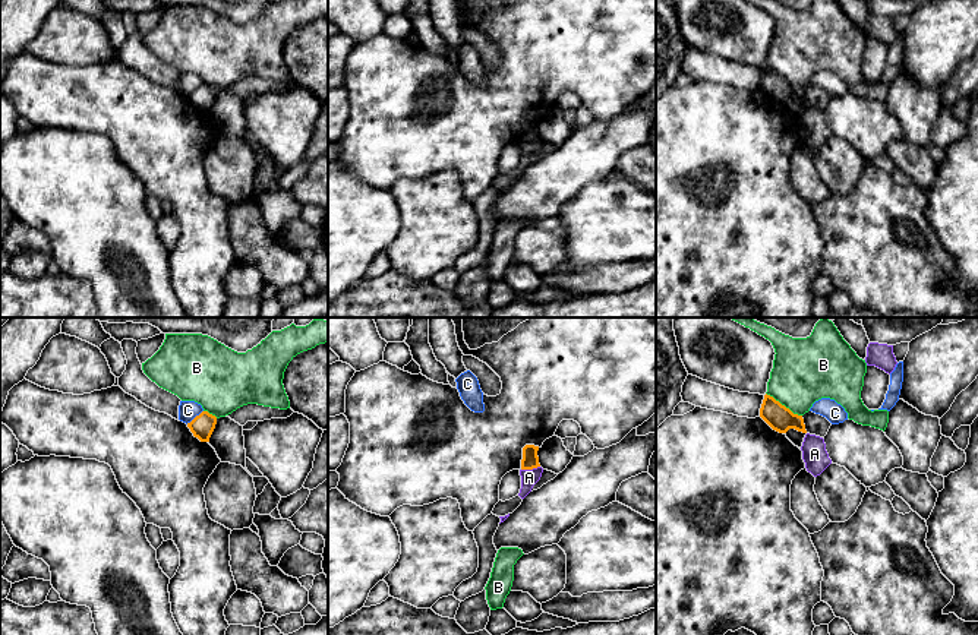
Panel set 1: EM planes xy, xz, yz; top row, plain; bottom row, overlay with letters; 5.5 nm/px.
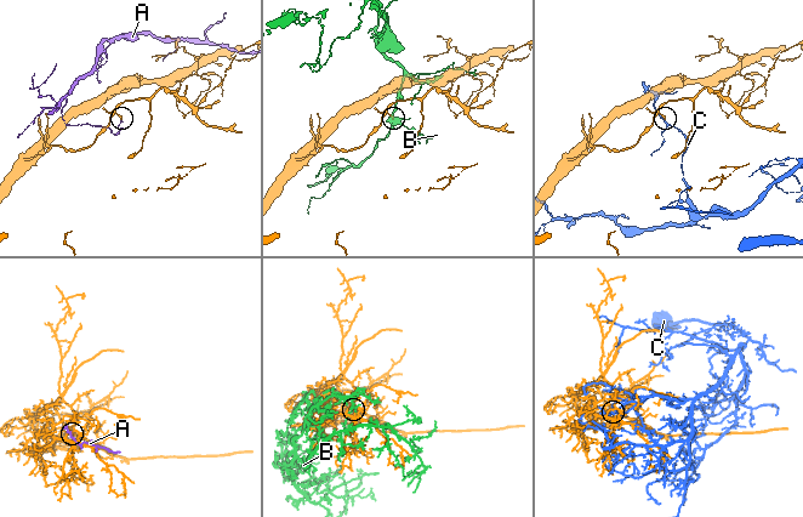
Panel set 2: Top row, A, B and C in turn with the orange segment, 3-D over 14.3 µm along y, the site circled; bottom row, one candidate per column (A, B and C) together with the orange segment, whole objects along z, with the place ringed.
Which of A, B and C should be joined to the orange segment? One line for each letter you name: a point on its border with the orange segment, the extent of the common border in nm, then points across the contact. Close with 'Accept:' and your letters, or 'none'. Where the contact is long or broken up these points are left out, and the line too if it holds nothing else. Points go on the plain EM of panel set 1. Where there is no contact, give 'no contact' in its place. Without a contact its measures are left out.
Accept: none

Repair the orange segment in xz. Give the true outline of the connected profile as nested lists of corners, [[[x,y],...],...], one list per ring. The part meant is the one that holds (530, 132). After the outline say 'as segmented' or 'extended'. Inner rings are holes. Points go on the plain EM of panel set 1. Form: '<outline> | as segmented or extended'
[[[526,117],[523,120],[521,142],[533,142],[540,139],[537,129],[539,119]]] | as segmented

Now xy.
[[[202,83],[190,95],[187,95],[187,99],[190,101],[193,108],[198,110],[201,114],[209,114],[215,97],[217,89],[209,86],[208,83]]] | as segmented

